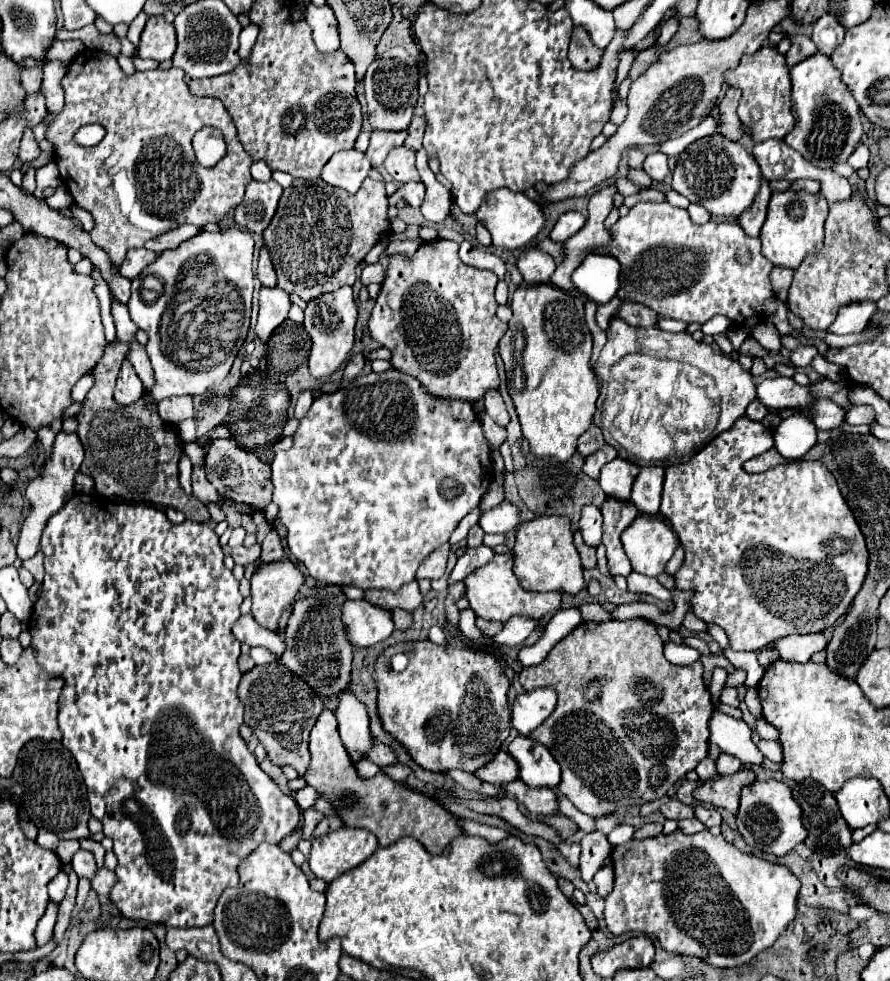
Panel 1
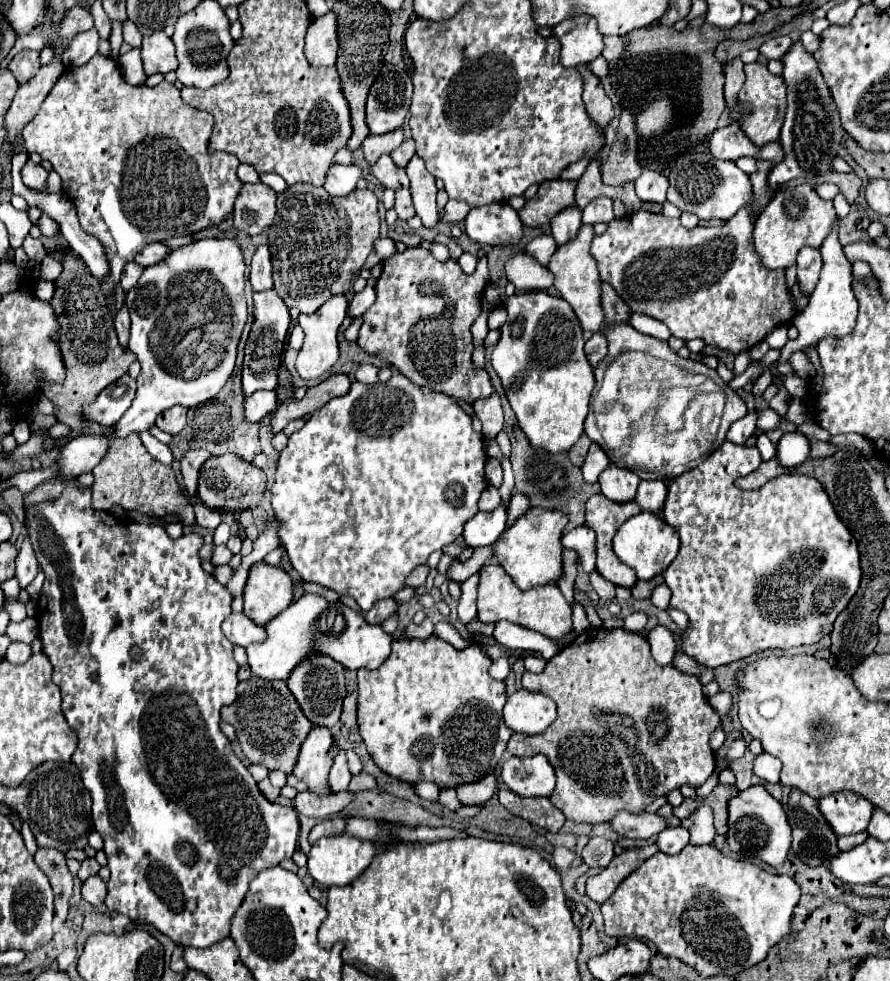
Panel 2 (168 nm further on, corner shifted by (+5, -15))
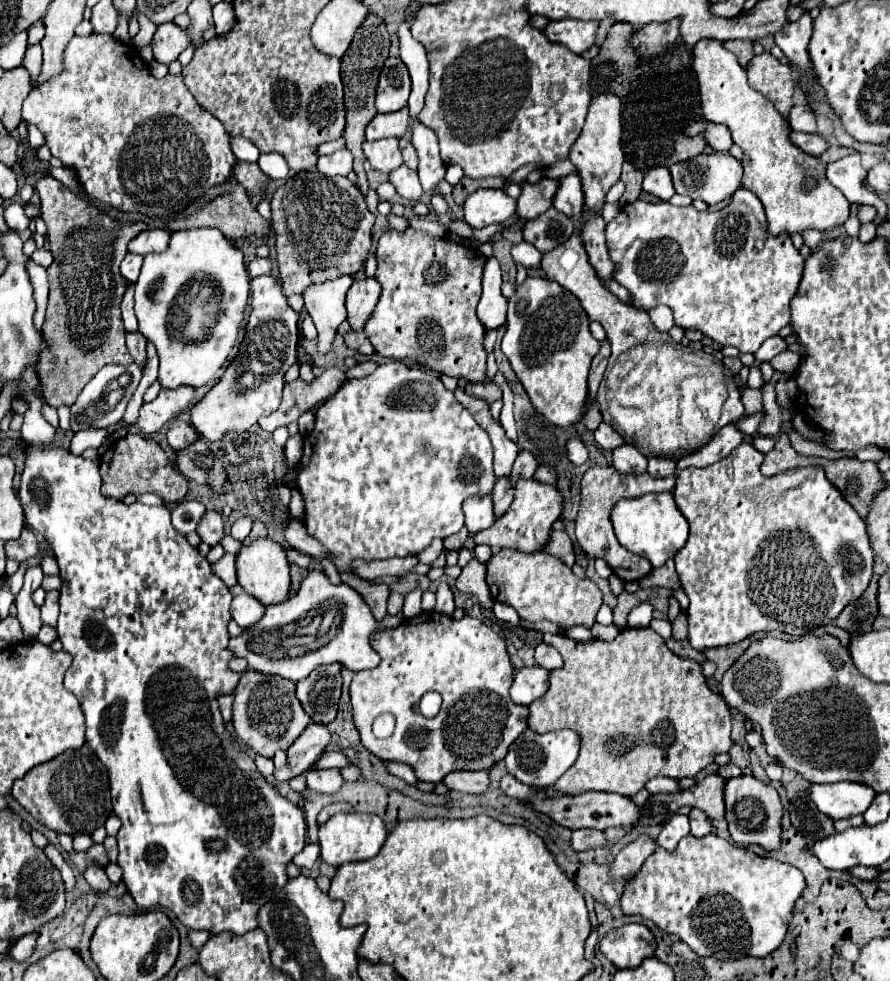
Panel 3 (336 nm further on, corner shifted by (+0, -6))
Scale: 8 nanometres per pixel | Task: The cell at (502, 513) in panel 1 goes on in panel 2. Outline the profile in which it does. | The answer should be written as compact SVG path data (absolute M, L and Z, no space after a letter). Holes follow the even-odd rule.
M496 507L490 513L476 513L464 525L464 539L470 547L482 547L494 543L506 529L506 509Z

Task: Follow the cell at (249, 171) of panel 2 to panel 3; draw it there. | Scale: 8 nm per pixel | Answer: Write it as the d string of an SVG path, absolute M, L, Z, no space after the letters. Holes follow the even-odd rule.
M231 136L231 150L239 160L245 160L245 162L257 162L259 158L257 146L253 146L247 138L241 138L241 136Z

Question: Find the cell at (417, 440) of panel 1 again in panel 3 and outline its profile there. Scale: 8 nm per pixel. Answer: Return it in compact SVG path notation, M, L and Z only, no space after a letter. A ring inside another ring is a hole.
M387 362L381 364L373 374L361 378L361 380L347 380L333 398L323 402L317 412L315 412L315 428L313 432L305 438L303 446L303 458L297 466L297 486L301 490L301 496L305 500L305 526L313 538L317 538L327 550L333 552L333 564L337 566L339 572L351 572L351 562L355 558L363 560L383 560L383 558L405 558L405 556L415 556L423 548L431 544L433 538L447 538L461 530L463 526L463 510L461 504L465 498L479 494L491 494L493 484L495 484L495 474L493 474L493 446L487 436L487 432L475 422L475 418L469 414L467 408L463 408L451 390L443 386L443 382L433 376L431 372L411 368L405 362Z

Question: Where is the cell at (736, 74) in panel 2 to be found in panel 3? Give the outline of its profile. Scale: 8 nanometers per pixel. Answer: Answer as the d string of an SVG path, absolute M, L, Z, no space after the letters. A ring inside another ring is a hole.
M727 40L723 46L739 58L741 66L747 66L747 62L753 58L753 42L749 40Z

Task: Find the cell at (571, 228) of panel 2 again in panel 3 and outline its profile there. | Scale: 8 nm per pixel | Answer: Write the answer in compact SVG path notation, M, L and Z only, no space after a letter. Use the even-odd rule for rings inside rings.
M569 174L565 178L559 178L559 188L553 198L553 206L567 216L581 214L583 190L581 190L581 178L577 174Z

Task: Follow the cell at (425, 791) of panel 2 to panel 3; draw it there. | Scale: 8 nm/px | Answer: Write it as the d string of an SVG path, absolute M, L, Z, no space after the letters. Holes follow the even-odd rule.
M385 762L385 768L387 768L389 774L405 780L407 784L415 784L415 782L417 782L411 766L405 766L405 764L401 764L401 762Z

